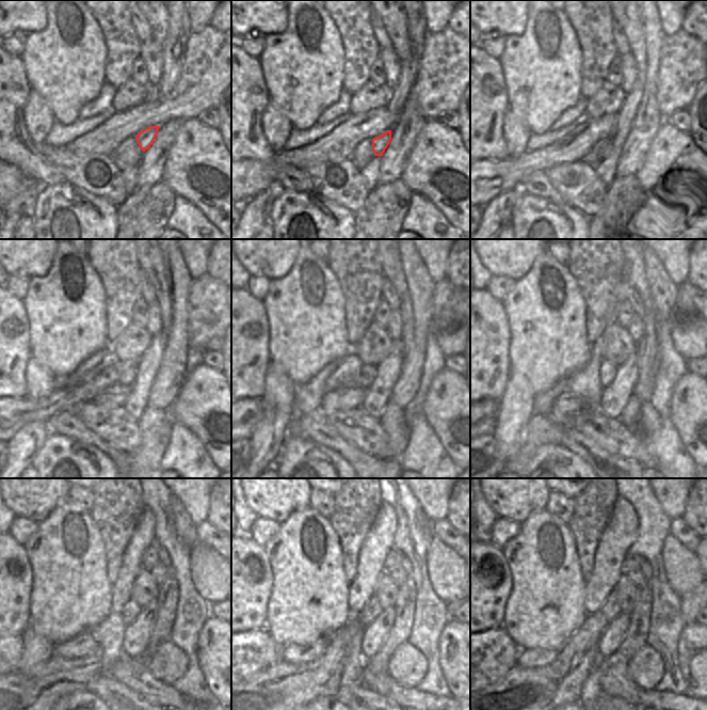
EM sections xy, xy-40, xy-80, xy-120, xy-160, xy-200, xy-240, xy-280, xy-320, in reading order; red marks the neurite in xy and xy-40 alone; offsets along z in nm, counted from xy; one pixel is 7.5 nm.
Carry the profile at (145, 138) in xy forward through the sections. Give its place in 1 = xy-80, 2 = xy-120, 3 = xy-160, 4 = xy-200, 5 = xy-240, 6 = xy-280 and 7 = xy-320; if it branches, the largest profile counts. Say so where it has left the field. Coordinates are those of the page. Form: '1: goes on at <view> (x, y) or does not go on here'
1: goes on at xy-80 (594, 158)
2: goes on at xy-120 (116, 395)
3: goes on at xy-160 (340, 399)
4: goes on at xy-200 (567, 405)
5: goes on at xy-240 (85, 644)
6: goes on at xy-280 (294, 653)
7: goes on at xy-320 (528, 658)

